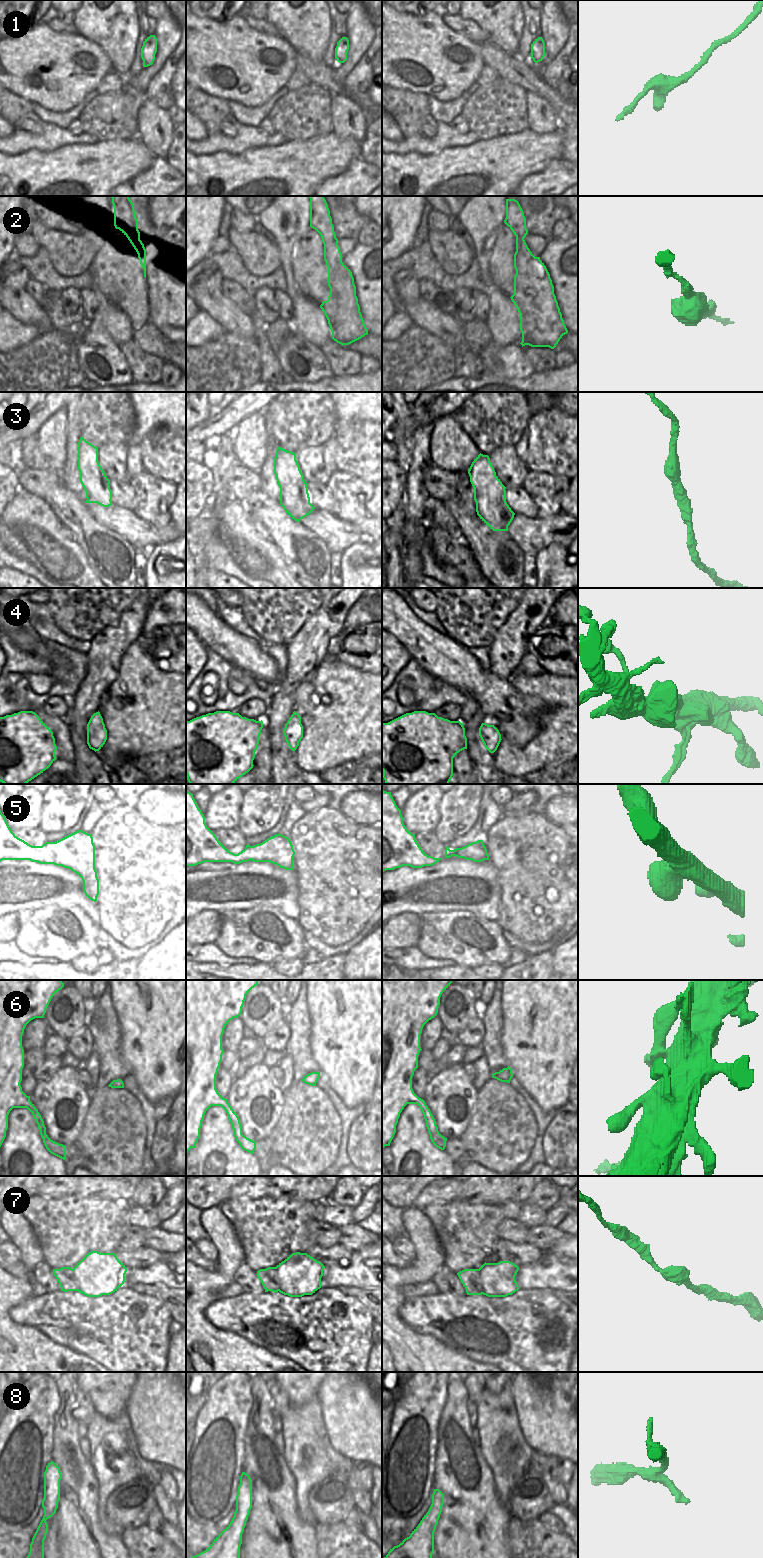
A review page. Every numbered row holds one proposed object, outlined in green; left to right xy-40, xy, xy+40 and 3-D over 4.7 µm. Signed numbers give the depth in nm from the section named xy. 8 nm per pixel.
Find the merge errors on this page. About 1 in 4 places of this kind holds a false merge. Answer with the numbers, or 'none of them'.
6

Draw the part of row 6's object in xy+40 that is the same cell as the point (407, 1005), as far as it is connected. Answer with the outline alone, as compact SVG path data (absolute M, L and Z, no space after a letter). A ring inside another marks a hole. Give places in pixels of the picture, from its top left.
M382 980L382 1149L390 1146L400 1113L407 1104L420 1107L433 1144L440 1134L430 1109L412 1089L412 1077L422 1050L422 1029L437 1015L440 997L451 983L452 980Z

